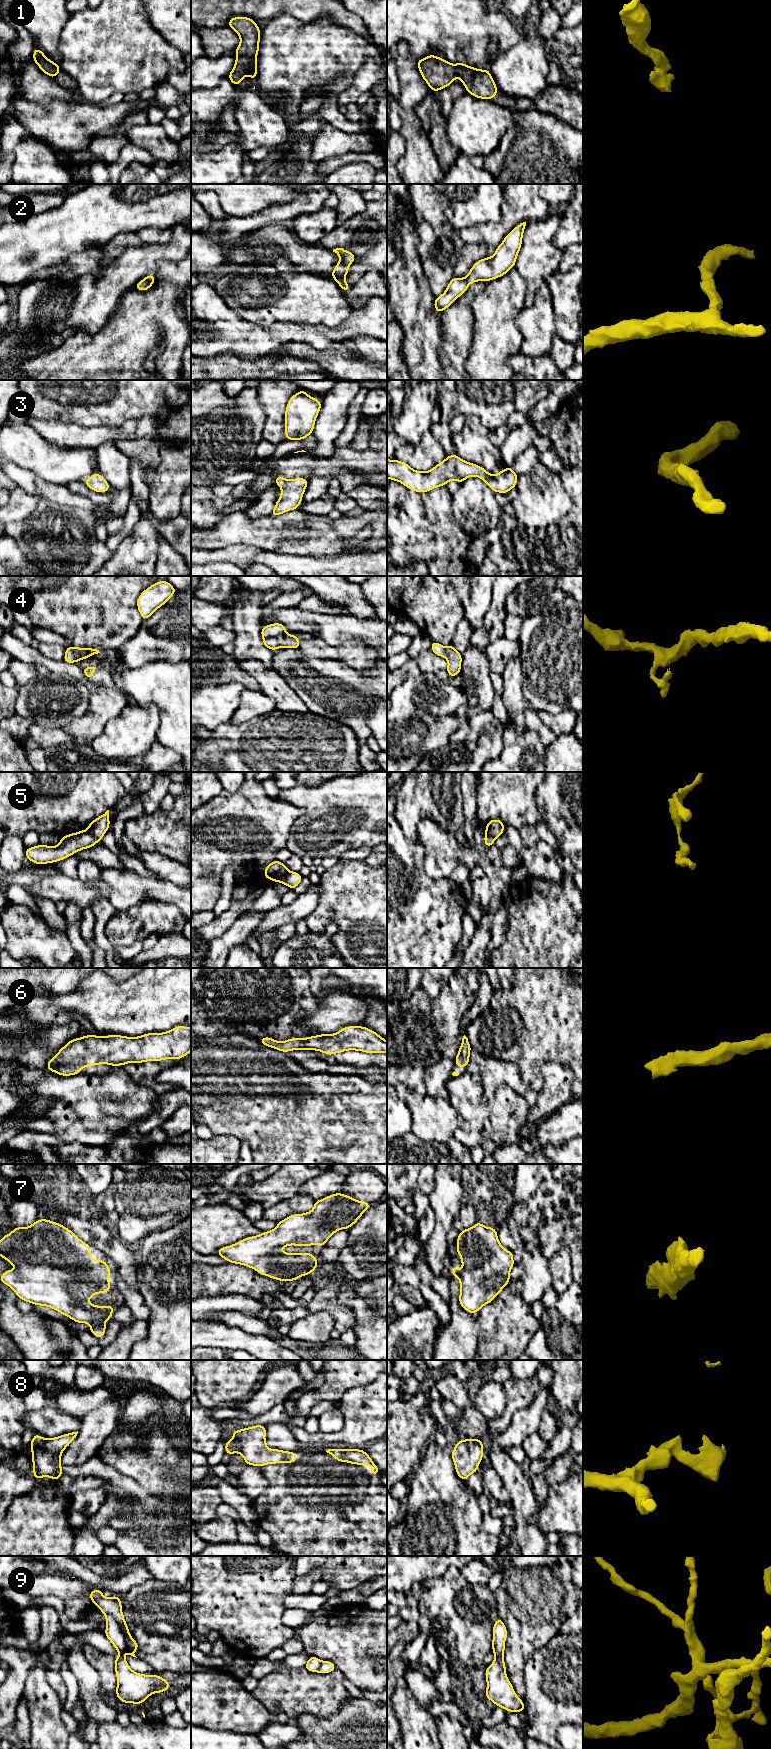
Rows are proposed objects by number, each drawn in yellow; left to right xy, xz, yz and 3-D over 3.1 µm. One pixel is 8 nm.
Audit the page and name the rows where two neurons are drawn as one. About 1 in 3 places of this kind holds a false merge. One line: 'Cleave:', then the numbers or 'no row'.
Cleave: 4, 5, 9

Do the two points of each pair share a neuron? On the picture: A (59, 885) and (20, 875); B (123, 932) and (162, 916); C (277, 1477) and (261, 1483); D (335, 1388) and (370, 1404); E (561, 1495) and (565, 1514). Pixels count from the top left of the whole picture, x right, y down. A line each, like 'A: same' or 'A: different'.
A: different
B: same
C: different
D: different
E: same

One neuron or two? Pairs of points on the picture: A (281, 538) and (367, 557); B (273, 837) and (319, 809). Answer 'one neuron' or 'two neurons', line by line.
A: two neurons
B: two neurons

